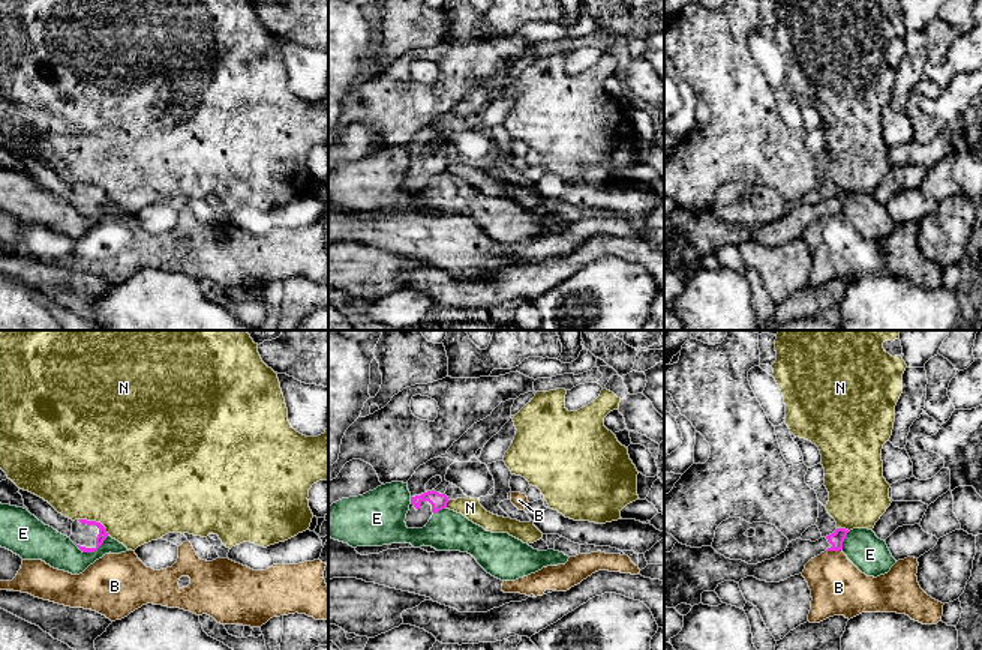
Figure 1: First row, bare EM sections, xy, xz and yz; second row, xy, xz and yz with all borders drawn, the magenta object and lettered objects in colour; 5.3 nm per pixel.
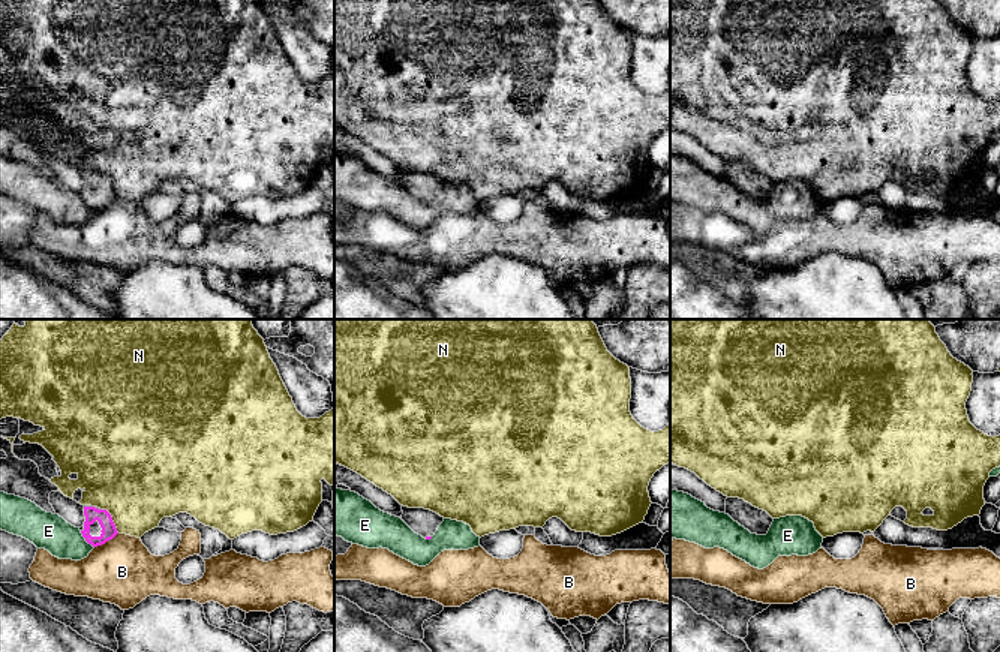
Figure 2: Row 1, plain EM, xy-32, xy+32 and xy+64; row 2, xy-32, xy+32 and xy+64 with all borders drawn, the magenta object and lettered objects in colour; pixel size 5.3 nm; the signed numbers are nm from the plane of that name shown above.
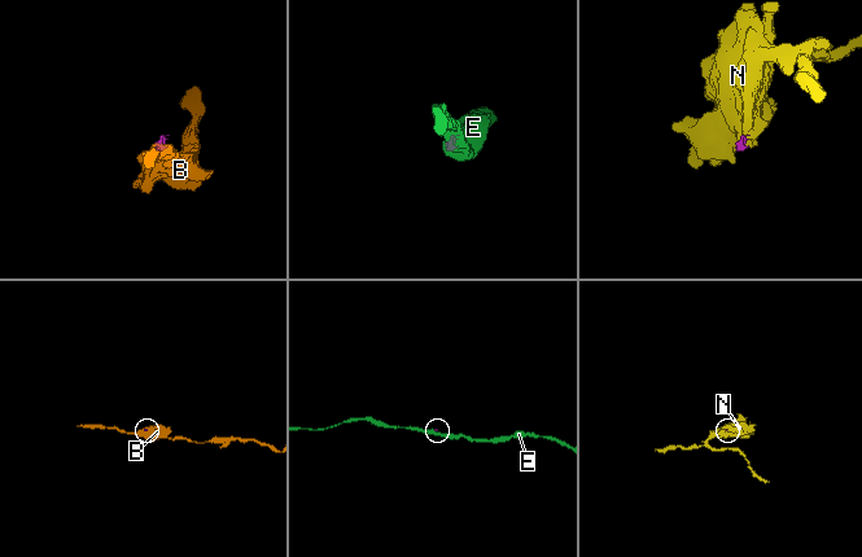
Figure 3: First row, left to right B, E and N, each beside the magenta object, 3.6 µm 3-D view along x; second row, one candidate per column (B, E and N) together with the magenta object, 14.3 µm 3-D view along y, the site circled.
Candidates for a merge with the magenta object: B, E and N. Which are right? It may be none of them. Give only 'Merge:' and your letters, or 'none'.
Merge: none

